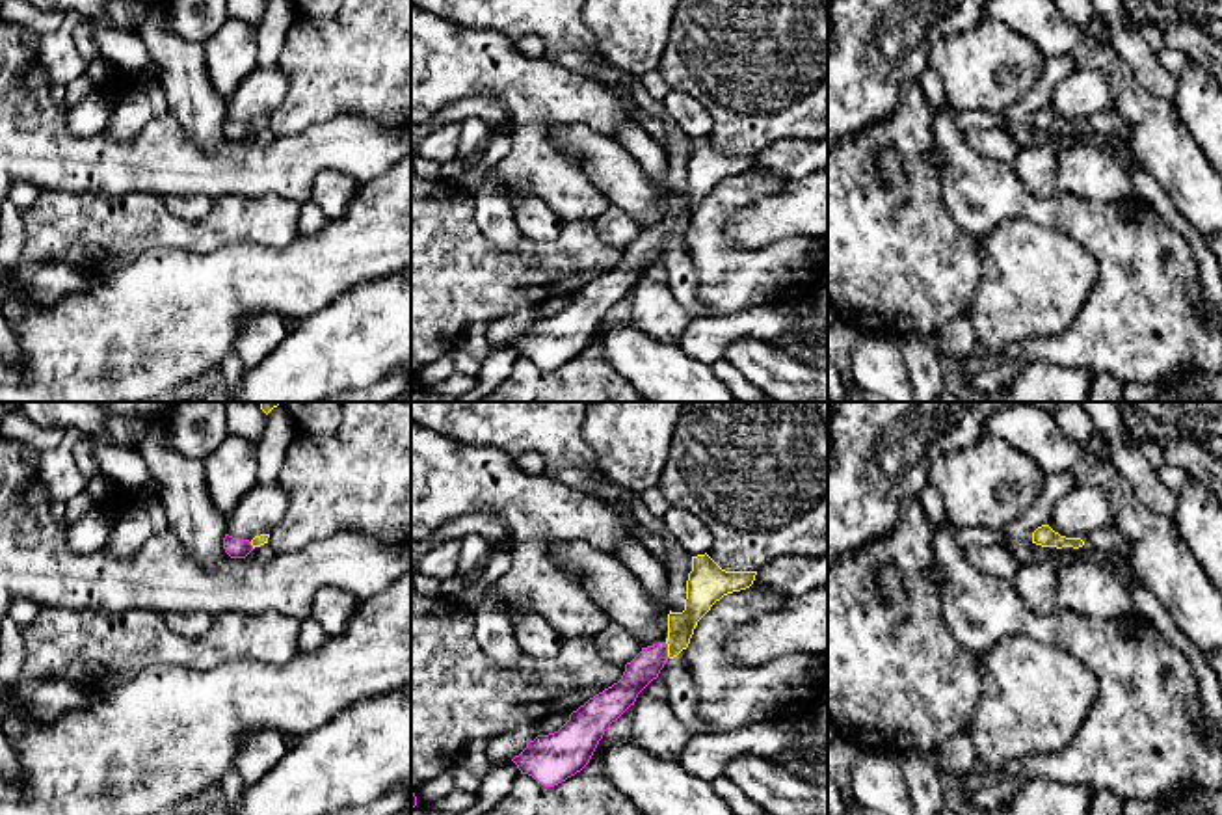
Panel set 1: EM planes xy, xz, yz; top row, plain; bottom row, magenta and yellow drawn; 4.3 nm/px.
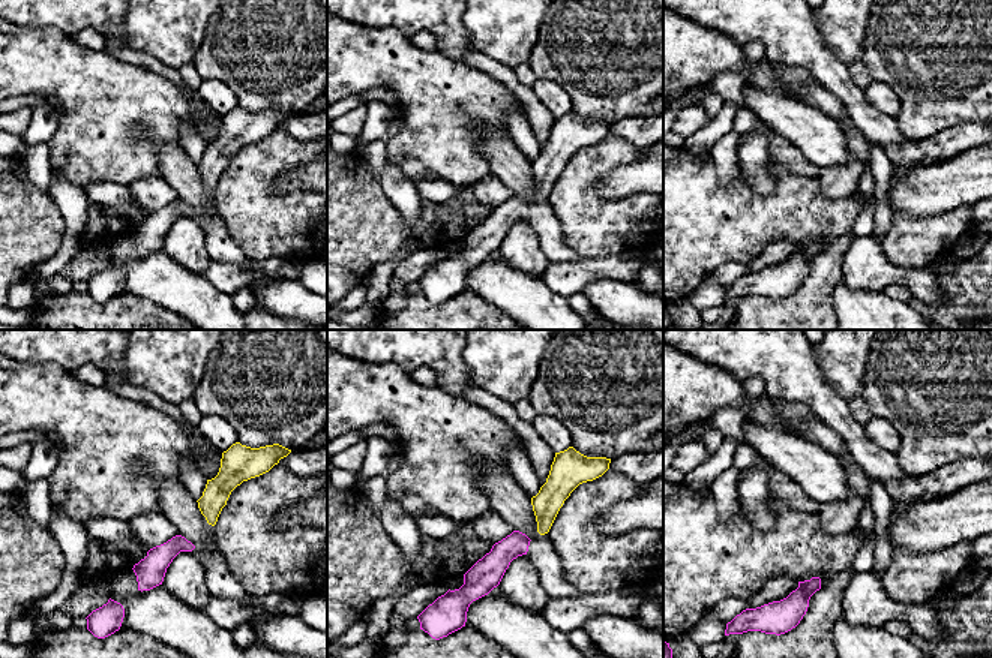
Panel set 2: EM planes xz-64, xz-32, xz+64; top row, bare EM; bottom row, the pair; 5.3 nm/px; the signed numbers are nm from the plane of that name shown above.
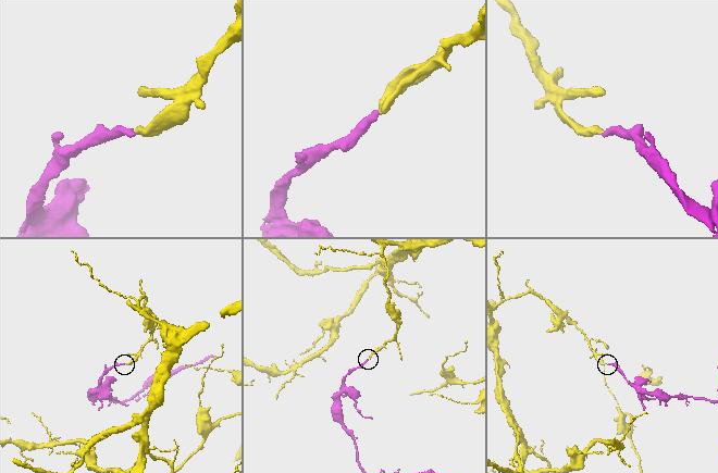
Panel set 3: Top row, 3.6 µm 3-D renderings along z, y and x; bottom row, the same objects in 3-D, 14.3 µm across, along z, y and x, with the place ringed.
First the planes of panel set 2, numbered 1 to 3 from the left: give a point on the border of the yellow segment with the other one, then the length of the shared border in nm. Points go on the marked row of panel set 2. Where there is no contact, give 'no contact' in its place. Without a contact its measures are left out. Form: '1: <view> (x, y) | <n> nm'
1: no contact
2: no contact
3: no contact

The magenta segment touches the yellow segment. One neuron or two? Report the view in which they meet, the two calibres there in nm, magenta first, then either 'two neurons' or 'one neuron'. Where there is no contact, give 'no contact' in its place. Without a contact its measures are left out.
xz | 130/120 nm | one neuron

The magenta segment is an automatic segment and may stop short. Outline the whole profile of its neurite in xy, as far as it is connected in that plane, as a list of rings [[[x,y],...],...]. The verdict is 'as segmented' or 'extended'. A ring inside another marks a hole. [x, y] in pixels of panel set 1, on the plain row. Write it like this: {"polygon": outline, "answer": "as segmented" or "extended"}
{"polygon": [[[225,117],[223,132],[231,141],[246,141],[255,130],[268,127],[268,121],[270,117],[260,117],[249,125]]], "answer": "extended"}

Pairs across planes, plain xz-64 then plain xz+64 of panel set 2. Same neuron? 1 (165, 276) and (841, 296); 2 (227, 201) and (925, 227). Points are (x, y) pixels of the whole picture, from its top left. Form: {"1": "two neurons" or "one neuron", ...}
{"1": "one neuron", "2": "one neuron"}

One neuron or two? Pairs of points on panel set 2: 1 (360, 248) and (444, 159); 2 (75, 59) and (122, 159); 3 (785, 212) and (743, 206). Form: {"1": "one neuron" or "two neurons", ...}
{"1": "two neurons", "2": "one neuron", "3": "one neuron"}

